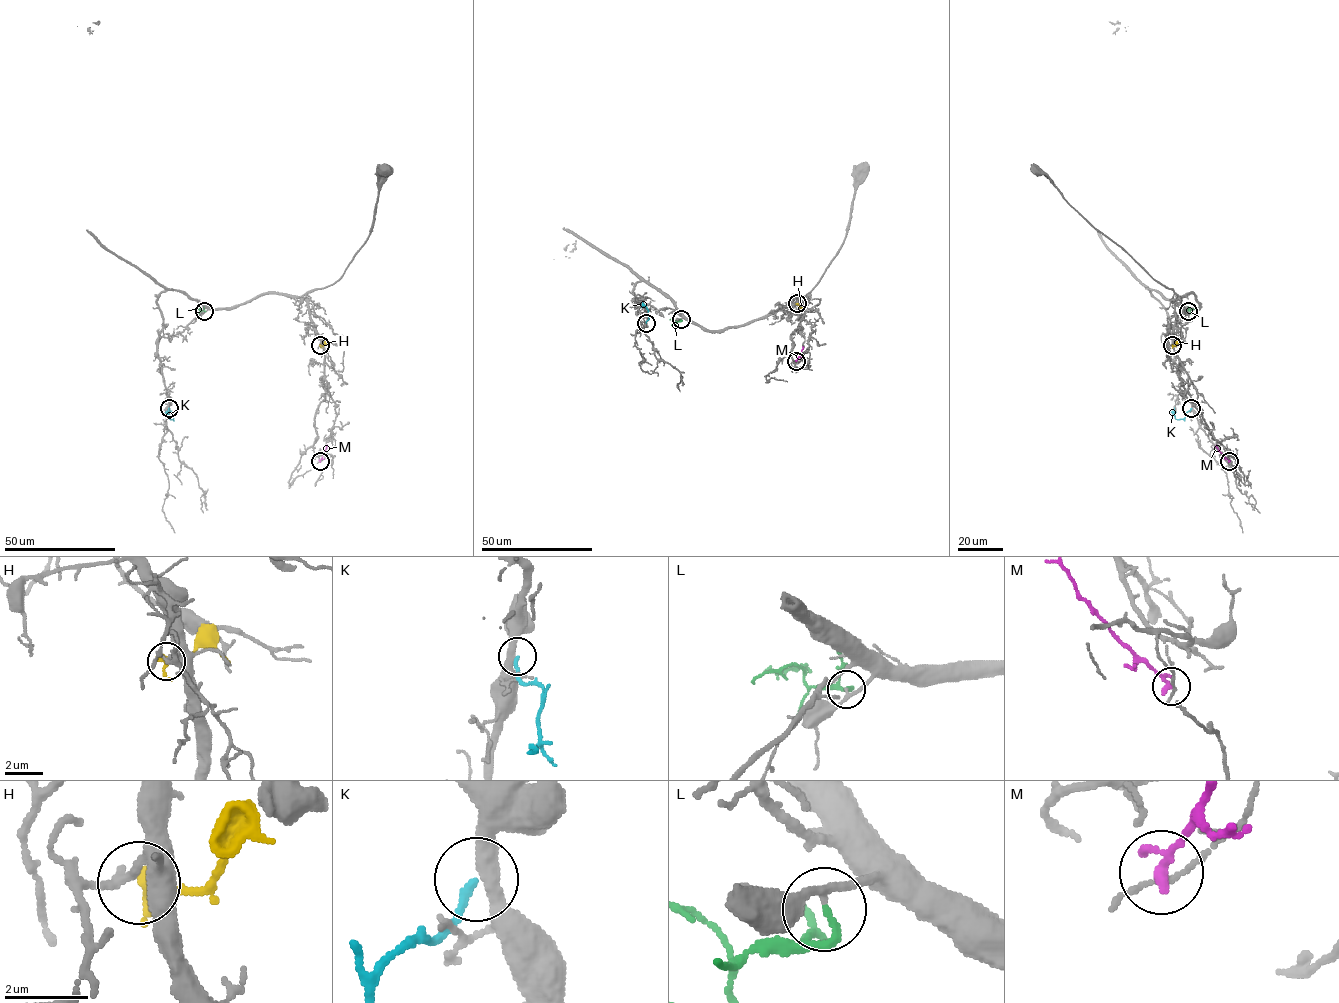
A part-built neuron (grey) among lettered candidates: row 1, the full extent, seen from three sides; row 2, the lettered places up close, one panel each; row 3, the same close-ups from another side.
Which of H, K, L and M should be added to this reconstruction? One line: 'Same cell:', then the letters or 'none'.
Same cell: L

